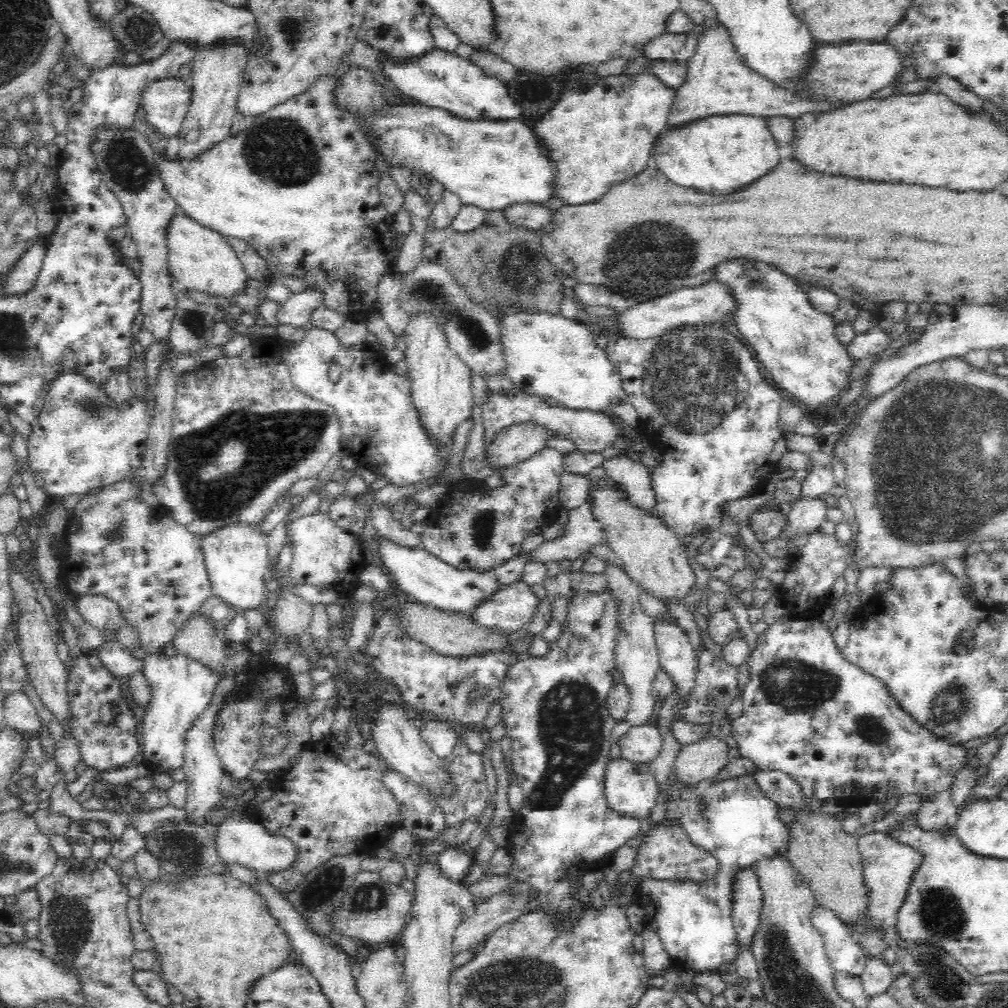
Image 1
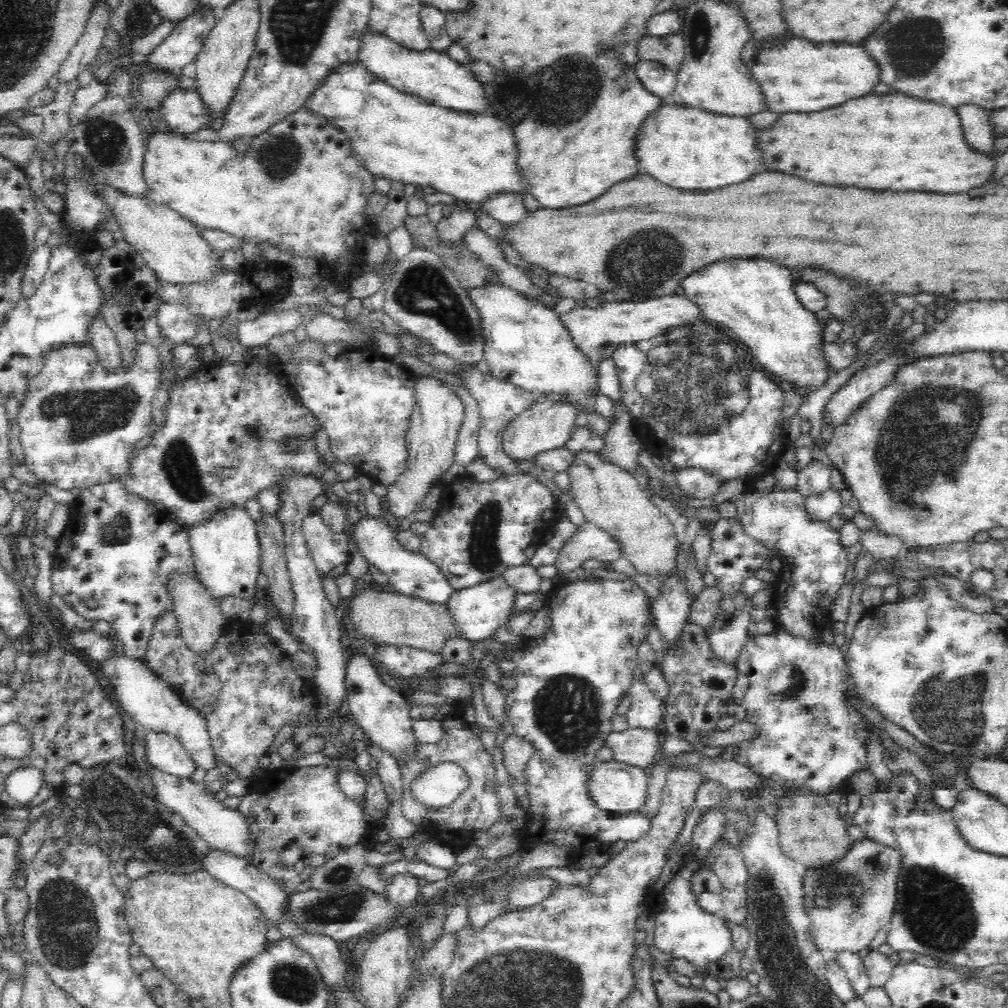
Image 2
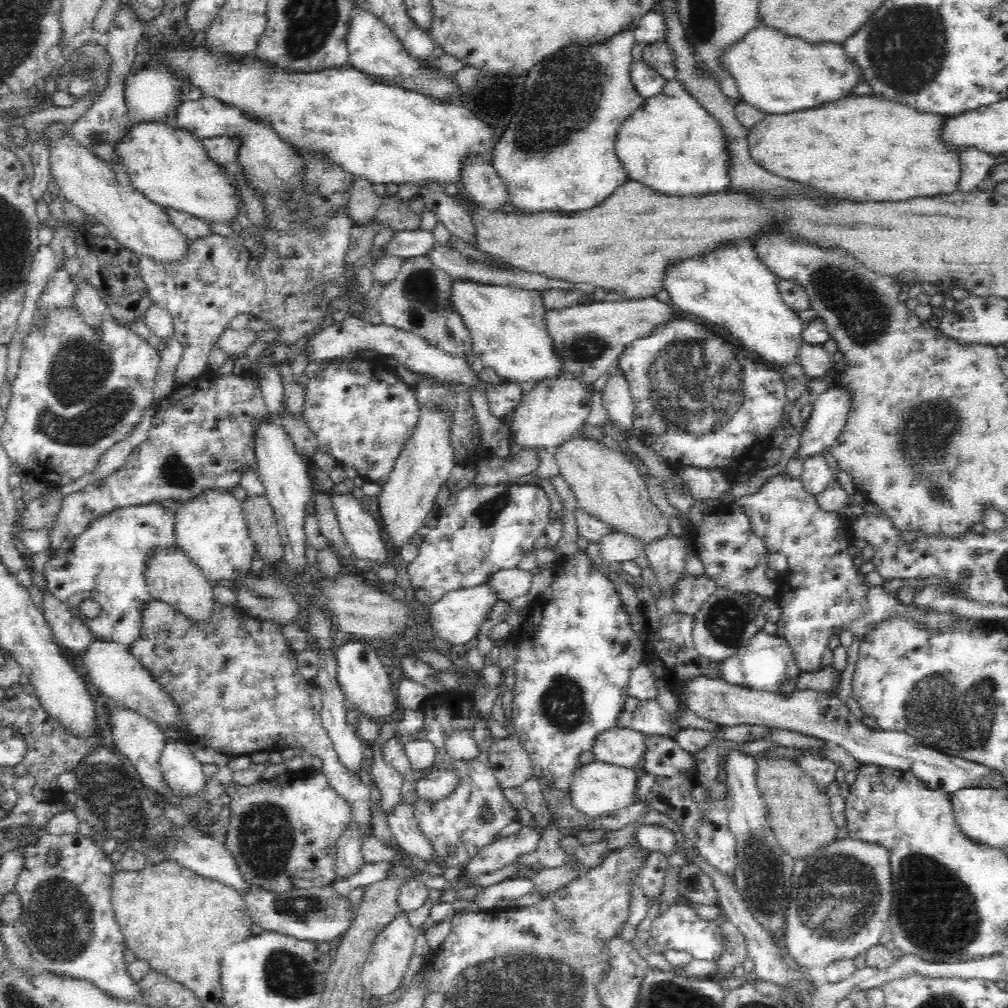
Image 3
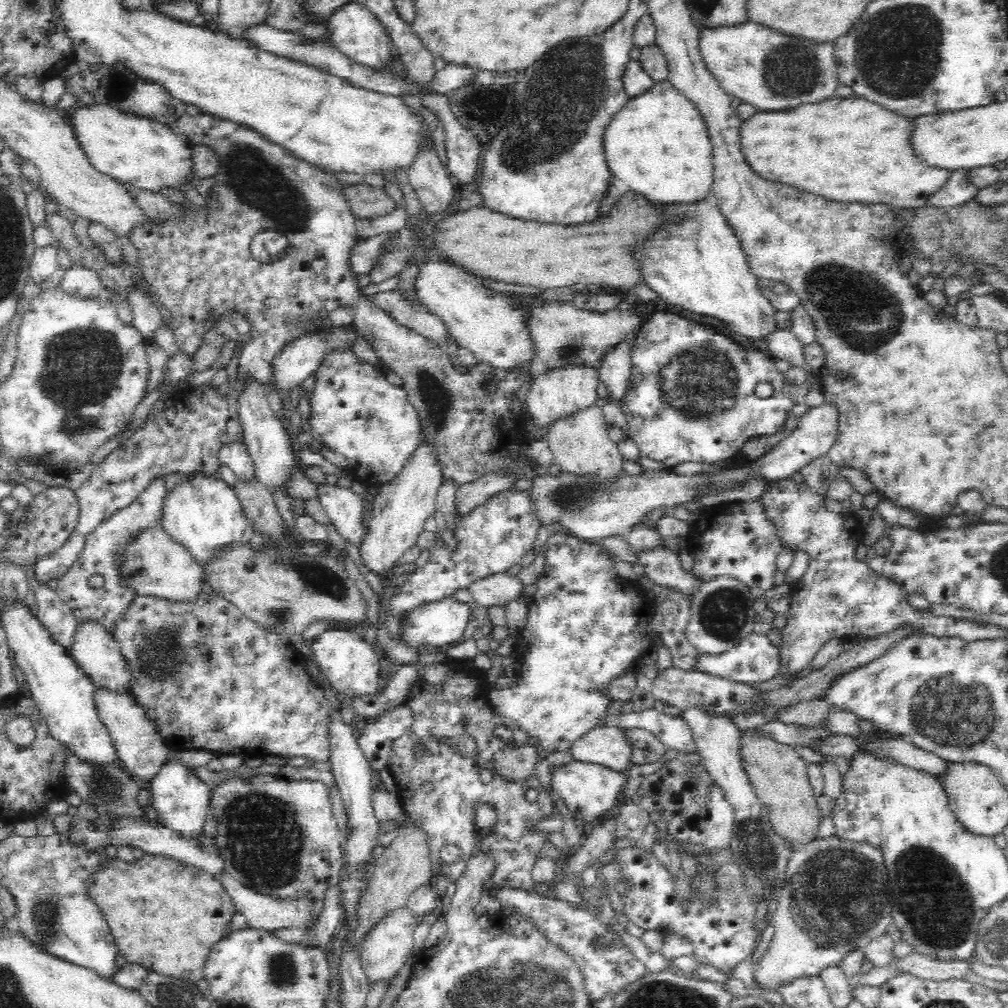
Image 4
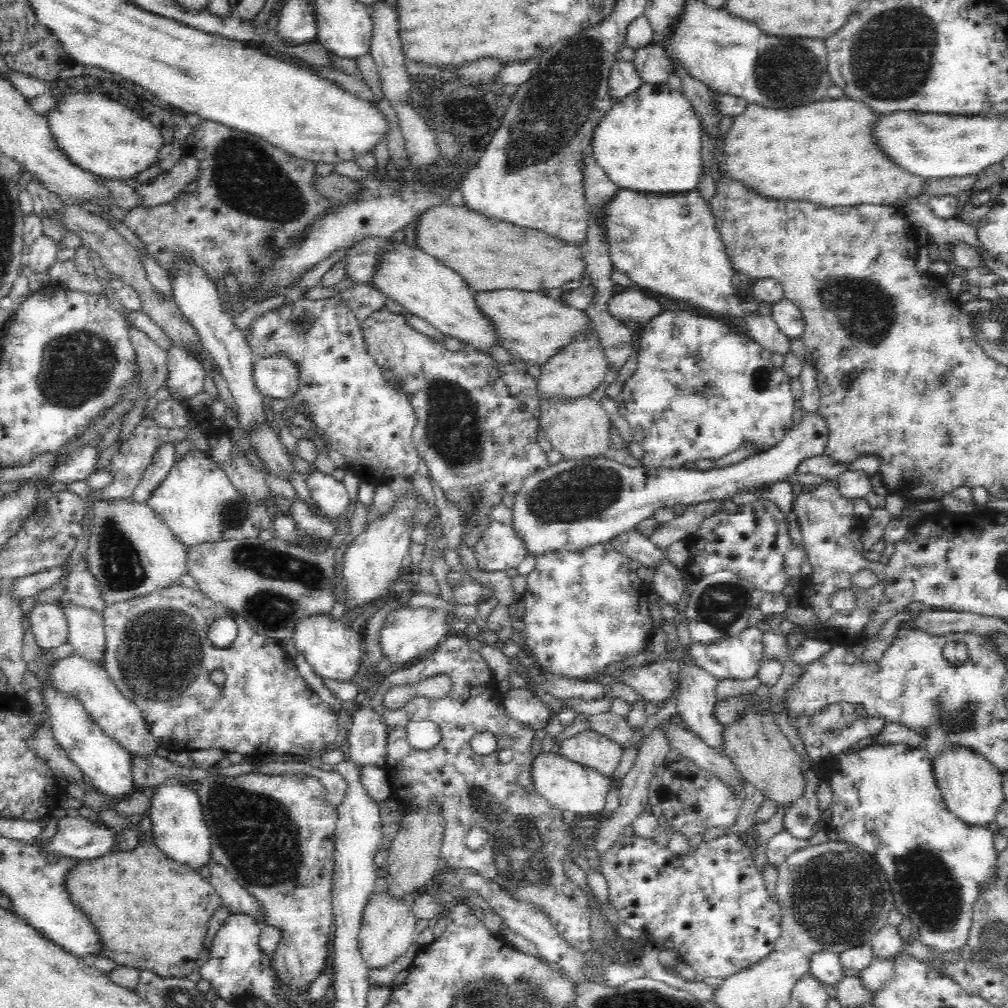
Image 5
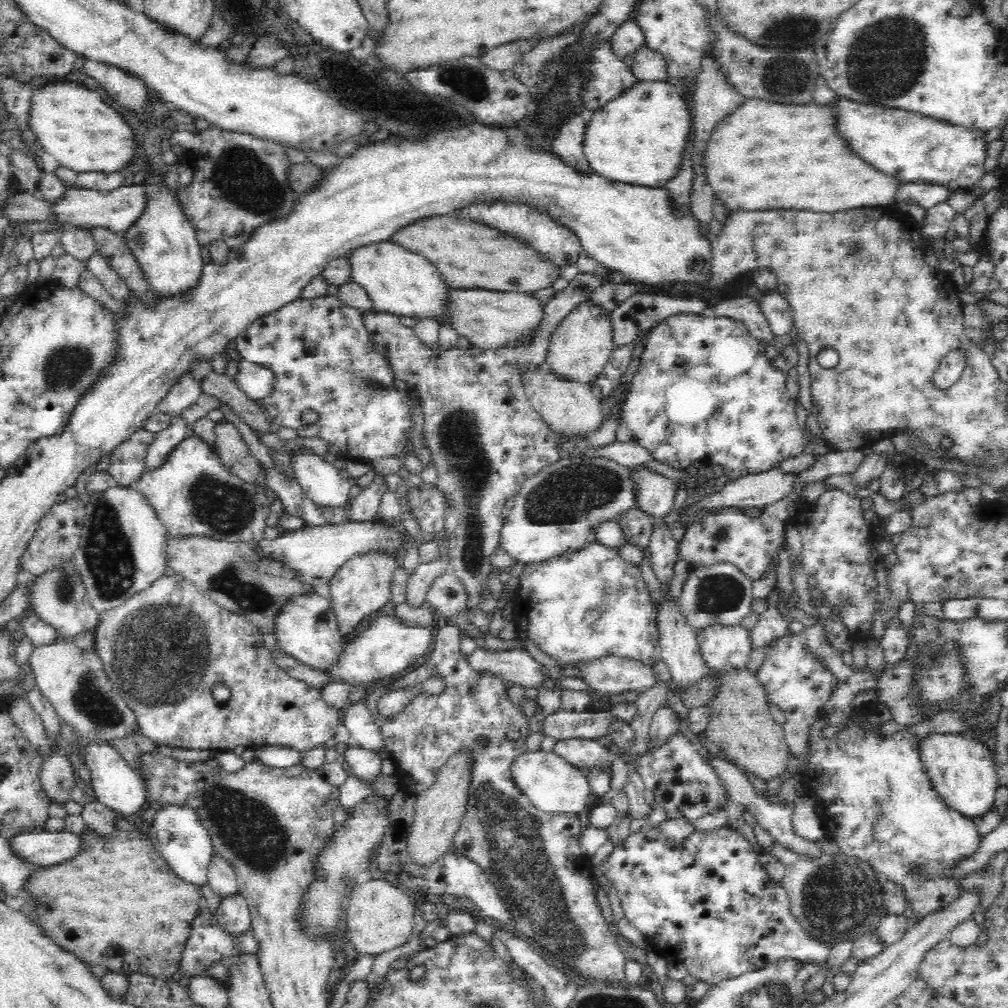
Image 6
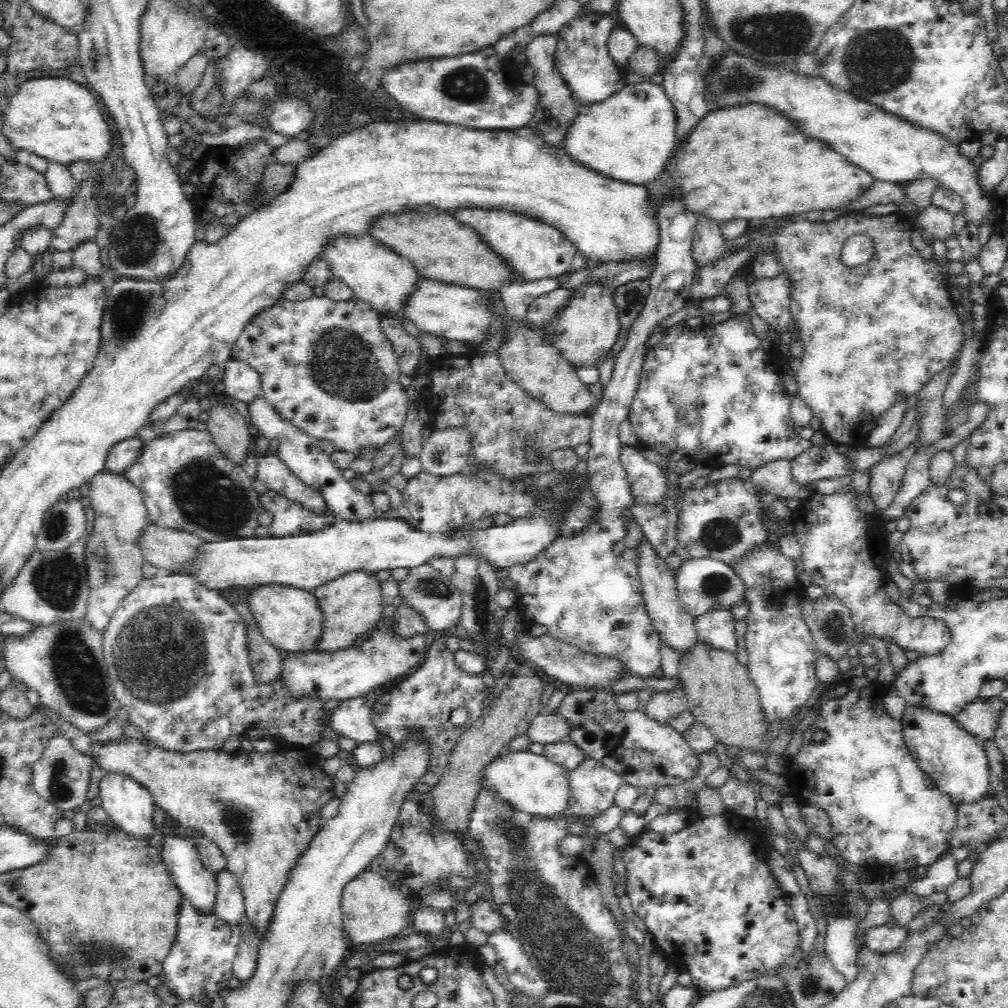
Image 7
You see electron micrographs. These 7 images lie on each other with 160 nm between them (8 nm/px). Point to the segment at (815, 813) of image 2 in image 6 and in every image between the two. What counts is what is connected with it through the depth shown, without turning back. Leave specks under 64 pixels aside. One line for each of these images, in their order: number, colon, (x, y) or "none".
3: (798, 811)
4: (778, 774)
5: (760, 752)
6: (741, 725)

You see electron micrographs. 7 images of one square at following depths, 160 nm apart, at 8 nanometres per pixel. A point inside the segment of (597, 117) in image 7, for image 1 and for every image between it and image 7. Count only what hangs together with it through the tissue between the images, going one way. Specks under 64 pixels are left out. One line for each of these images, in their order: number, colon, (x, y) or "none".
1: (721, 154)
2: (686, 148)
3: (672, 143)
4: (659, 146)
5: (651, 141)
6: (639, 138)

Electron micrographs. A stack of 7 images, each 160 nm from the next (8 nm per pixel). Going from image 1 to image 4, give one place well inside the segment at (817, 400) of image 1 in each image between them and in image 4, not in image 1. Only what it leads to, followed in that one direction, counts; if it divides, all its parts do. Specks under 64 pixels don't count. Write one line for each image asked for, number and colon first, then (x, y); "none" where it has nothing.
2: (755, 299)
3: (735, 289)
4: (697, 262)

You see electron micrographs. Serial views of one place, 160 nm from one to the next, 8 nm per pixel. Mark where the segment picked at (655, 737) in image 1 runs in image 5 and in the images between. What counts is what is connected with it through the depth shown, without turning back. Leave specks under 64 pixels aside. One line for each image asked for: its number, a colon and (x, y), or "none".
2: (639, 747)
3: (625, 747)
4: (608, 746)
5: (589, 748)

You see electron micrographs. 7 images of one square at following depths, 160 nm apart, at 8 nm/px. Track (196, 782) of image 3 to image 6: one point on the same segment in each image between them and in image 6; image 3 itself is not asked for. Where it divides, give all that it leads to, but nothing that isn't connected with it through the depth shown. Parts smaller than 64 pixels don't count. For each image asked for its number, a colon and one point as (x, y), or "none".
4: (181, 800)
5: (180, 830)
6: (177, 834)

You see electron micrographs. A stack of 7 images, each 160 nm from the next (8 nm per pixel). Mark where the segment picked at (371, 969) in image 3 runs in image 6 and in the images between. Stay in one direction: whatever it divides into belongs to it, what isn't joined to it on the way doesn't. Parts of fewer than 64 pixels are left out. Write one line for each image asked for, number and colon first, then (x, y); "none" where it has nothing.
4: (388, 945)
5: (388, 929)
6: (380, 918)

